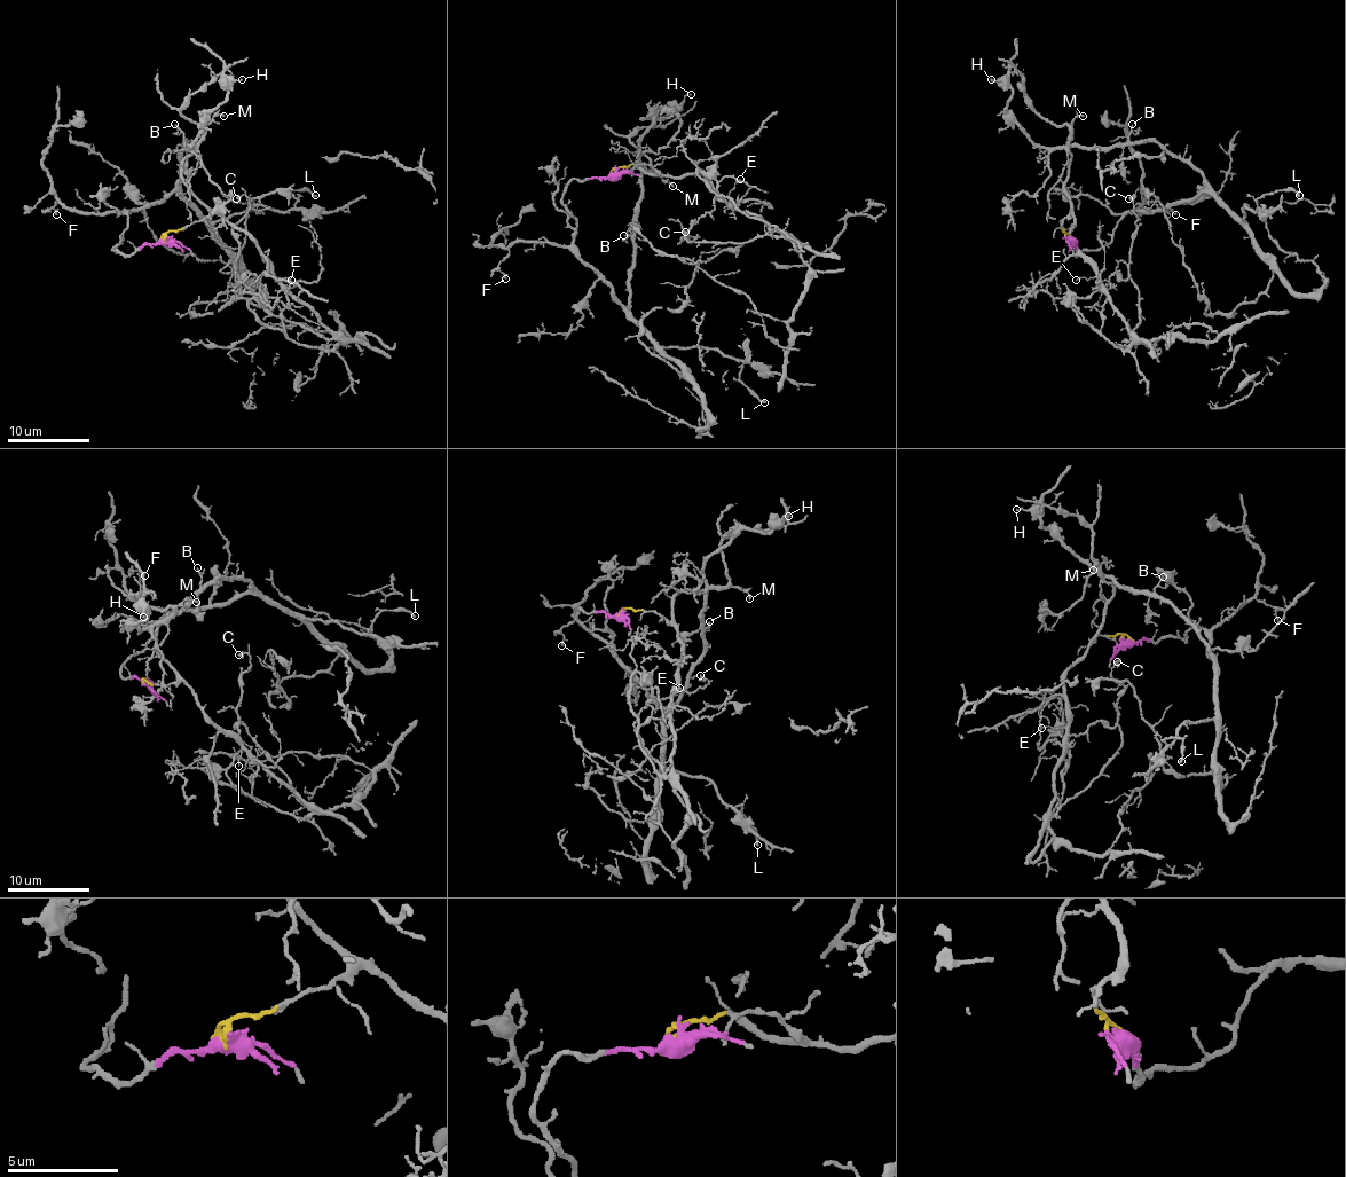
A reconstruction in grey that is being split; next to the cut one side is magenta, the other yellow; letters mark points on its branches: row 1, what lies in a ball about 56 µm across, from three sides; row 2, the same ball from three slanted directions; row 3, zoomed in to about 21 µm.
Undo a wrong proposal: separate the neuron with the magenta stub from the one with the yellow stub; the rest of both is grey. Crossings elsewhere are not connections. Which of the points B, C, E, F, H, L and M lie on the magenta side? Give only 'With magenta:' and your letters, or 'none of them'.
With magenta: B, F, H, L

